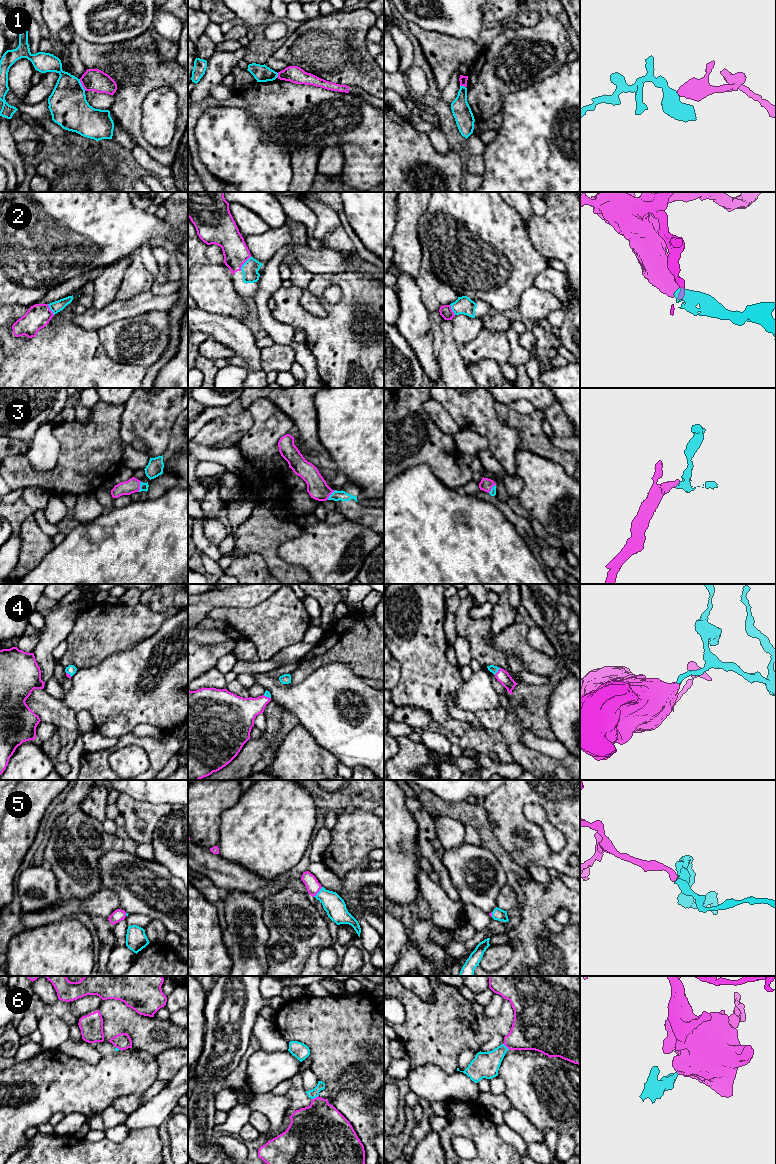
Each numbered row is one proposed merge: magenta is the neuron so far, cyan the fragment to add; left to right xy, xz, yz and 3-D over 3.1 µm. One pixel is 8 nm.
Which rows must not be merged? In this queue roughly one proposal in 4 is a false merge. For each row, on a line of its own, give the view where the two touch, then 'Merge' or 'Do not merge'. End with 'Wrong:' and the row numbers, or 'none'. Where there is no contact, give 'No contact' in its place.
1: Touches magenta in xy. Do not merge
2: Touches magenta in xz. Merge
3: Touches magenta in xy. Merge
4: Touches magenta in yz. Merge
5: Touches magenta in xz. Merge
6: Touches magenta in xz. Merge
Wrong: 1

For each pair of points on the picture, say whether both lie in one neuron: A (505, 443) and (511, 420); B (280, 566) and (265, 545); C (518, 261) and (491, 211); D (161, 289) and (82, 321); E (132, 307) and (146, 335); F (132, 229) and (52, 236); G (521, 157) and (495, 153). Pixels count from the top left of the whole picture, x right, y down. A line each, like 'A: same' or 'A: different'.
A: different
B: same
C: same
D: different
E: different
F: same
G: same

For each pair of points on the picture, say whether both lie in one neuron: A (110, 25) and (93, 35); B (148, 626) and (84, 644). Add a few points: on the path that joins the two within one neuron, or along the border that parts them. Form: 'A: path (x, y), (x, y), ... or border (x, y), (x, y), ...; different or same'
A: path (106, 29), (100, 29), (97, 32); same
B: path (132, 626), (118, 626), (100, 631); same

